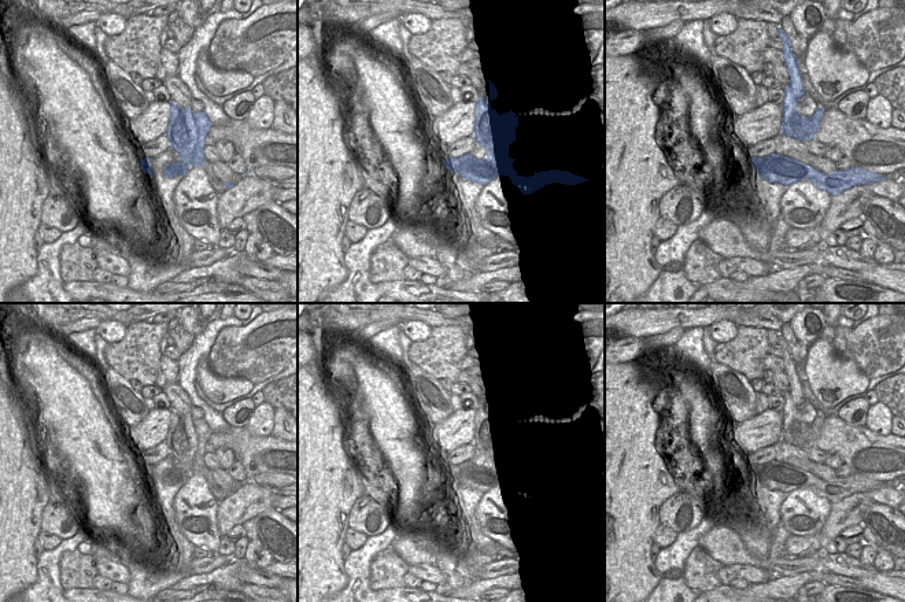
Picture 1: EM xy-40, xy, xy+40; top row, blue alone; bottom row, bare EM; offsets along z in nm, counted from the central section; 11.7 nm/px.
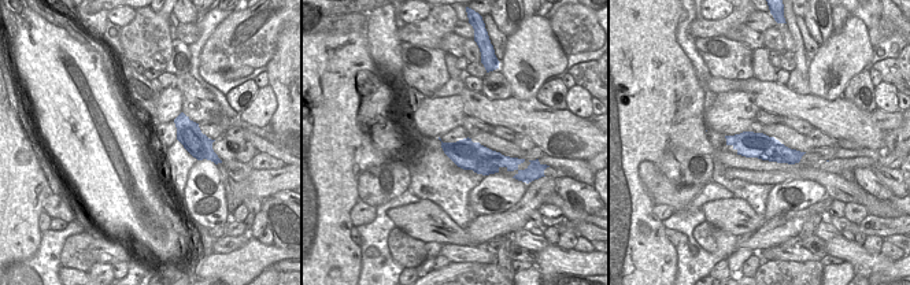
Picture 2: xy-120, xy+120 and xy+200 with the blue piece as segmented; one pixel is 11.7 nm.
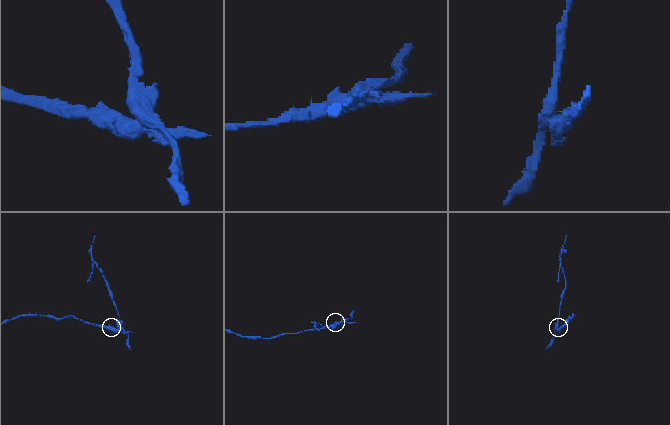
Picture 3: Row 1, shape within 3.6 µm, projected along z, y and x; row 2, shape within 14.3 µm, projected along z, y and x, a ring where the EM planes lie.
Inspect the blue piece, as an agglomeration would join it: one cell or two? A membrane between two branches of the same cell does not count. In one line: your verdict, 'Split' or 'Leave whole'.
Split.

